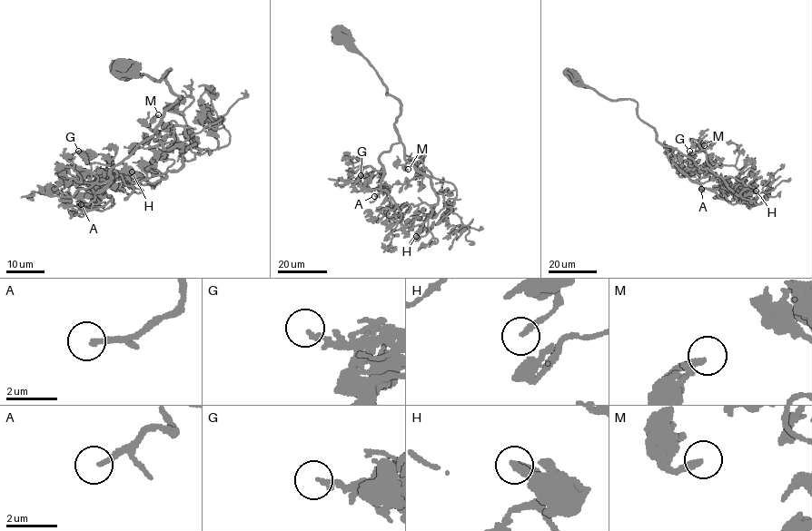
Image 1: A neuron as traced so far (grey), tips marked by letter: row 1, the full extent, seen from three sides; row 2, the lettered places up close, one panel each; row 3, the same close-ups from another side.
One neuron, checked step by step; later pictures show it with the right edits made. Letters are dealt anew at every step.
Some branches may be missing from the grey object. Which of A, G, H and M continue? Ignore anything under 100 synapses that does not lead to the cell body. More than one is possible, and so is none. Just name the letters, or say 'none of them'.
A

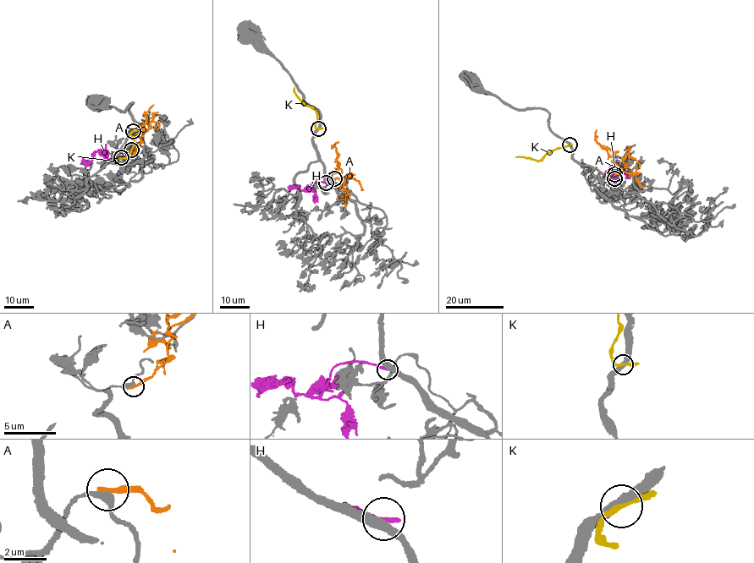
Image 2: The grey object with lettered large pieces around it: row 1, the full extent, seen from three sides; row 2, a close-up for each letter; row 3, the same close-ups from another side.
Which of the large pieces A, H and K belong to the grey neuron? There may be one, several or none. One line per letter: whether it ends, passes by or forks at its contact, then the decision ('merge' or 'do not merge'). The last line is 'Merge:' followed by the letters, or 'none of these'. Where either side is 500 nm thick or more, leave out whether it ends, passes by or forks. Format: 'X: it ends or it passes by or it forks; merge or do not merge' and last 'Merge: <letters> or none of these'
A: it ends; do not merge
H: it passes by; merge
K: it passes by; do not merge
Merge: H

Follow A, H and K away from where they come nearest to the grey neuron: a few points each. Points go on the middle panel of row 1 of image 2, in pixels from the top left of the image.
A: (334, 178), (342, 181), (343, 179), (332, 145), (338, 142)
H: (326, 183), (312, 182), (304, 190), (298, 187), (288, 188)
K: (318, 128), (315, 126), (317, 112), (297, 95), (294, 88)

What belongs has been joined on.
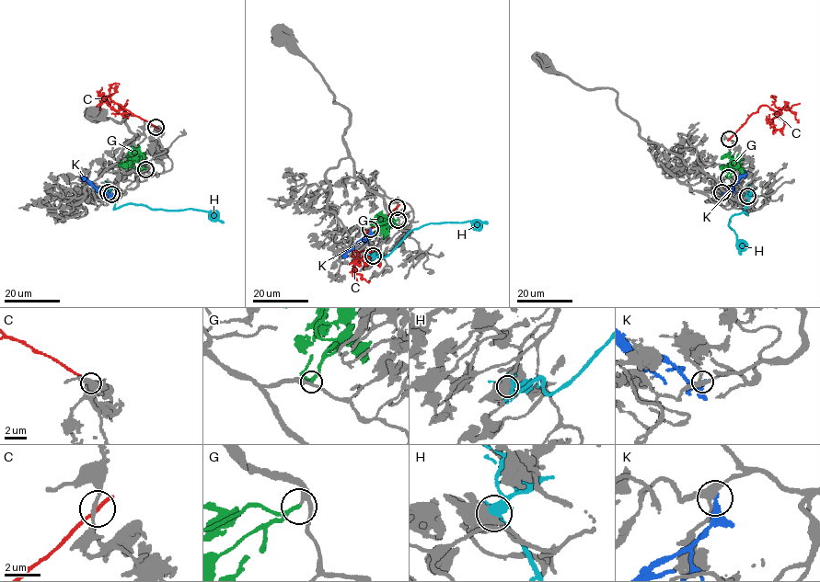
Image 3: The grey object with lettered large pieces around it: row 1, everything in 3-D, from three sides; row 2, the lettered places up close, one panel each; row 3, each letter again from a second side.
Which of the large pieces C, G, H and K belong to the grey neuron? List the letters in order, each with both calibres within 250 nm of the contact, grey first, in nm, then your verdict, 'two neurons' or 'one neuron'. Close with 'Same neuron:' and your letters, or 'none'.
C: 180 nm thick on the grey side, 240 nm on the other; two neurons
G: 220 nm thick on the grey side, 180 nm on the other; one neuron
H: 550 nm thick on the grey side, 440 nm on the other; two neurons
K: 300 nm thick on the grey side, 280 nm on the other; two neurons
Same neuron: G

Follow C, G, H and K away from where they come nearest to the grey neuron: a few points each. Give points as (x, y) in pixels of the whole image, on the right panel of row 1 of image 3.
C: (729, 139), (759, 107), (767, 106), (780, 112), (773, 119), (775, 129), (781, 129), (784, 122)
G: (728, 177), (735, 169), (730, 165), (732, 156), (724, 154), (723, 157)
H: (747, 196), (747, 214), (744, 212), (732, 215), (728, 225), (736, 233), (742, 255)
K: (722, 192), (726, 193), (745, 170)

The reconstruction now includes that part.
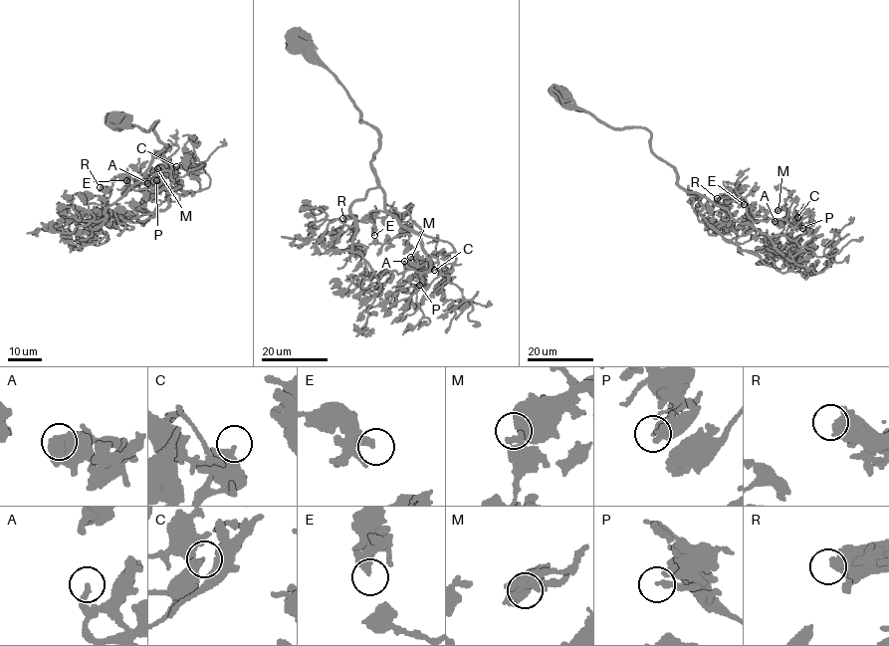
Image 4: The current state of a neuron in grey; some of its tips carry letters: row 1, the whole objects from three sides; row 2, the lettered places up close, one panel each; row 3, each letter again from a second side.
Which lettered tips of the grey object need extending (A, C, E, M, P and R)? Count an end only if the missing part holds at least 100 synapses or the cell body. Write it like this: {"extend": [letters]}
{"extend": []}

